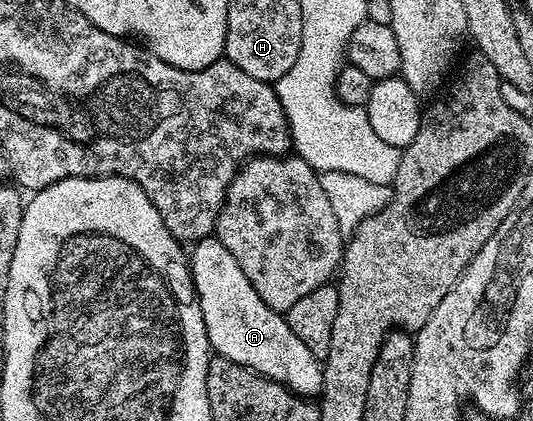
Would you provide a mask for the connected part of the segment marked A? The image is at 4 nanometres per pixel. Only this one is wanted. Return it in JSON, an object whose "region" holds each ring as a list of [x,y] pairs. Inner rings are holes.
{"region":[[[214,236],[206,237],[201,242],[195,243],[190,250],[190,269],[192,271],[192,284],[196,288],[196,298],[200,301],[200,307],[202,308],[202,320],[206,324],[209,347],[219,357],[226,360],[234,360],[234,364],[242,364],[246,369],[254,371],[255,374],[274,380],[278,384],[285,386],[287,390],[291,390],[293,394],[299,394],[302,398],[315,399],[320,391],[324,389],[324,368],[321,359],[316,358],[314,352],[310,352],[310,348],[306,348],[306,344],[302,344],[302,340],[298,340],[298,336],[294,336],[294,332],[290,332],[290,324],[287,317],[279,310],[271,310],[262,300],[262,296],[258,296],[258,292],[254,292],[250,280],[246,280],[242,268],[238,268],[238,260],[234,260],[234,256],[230,256],[230,252],[226,252],[224,245]]]}

